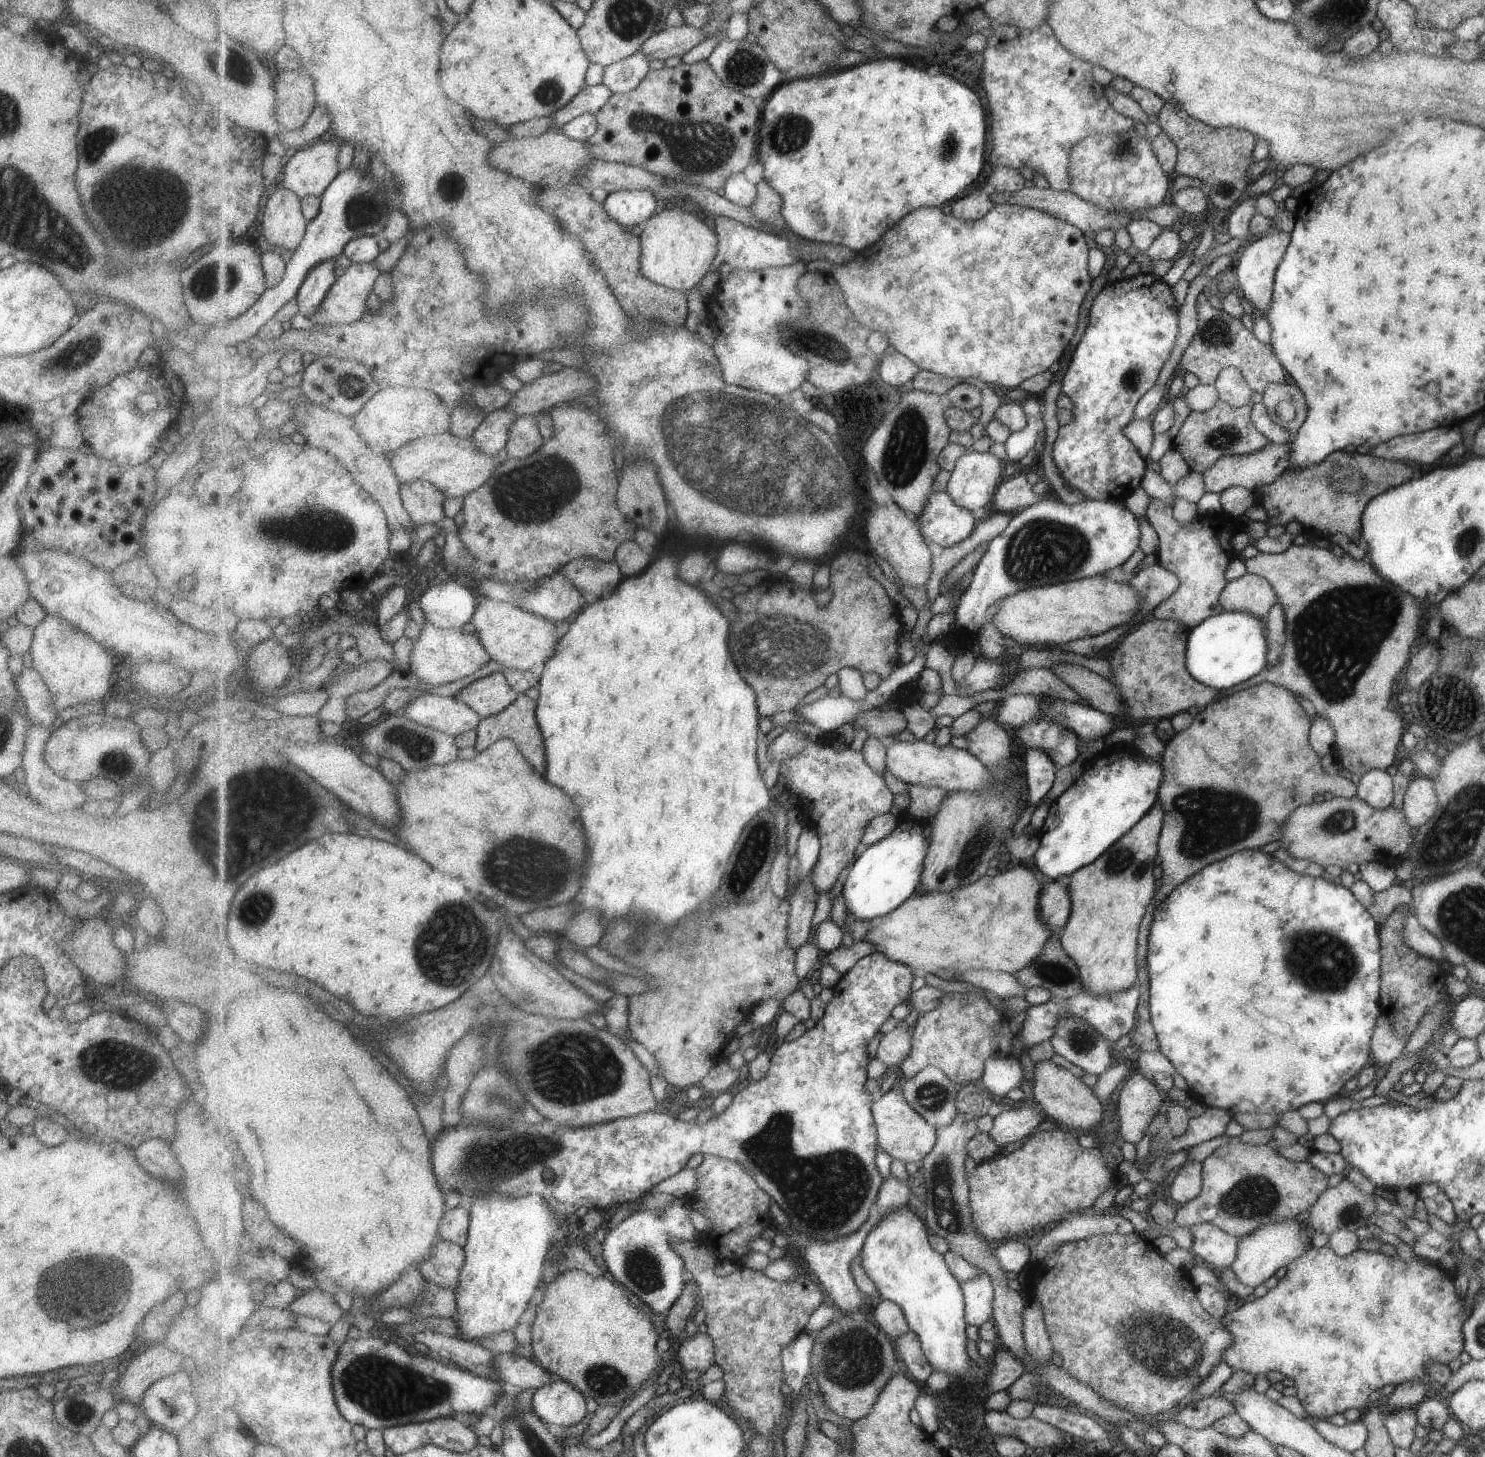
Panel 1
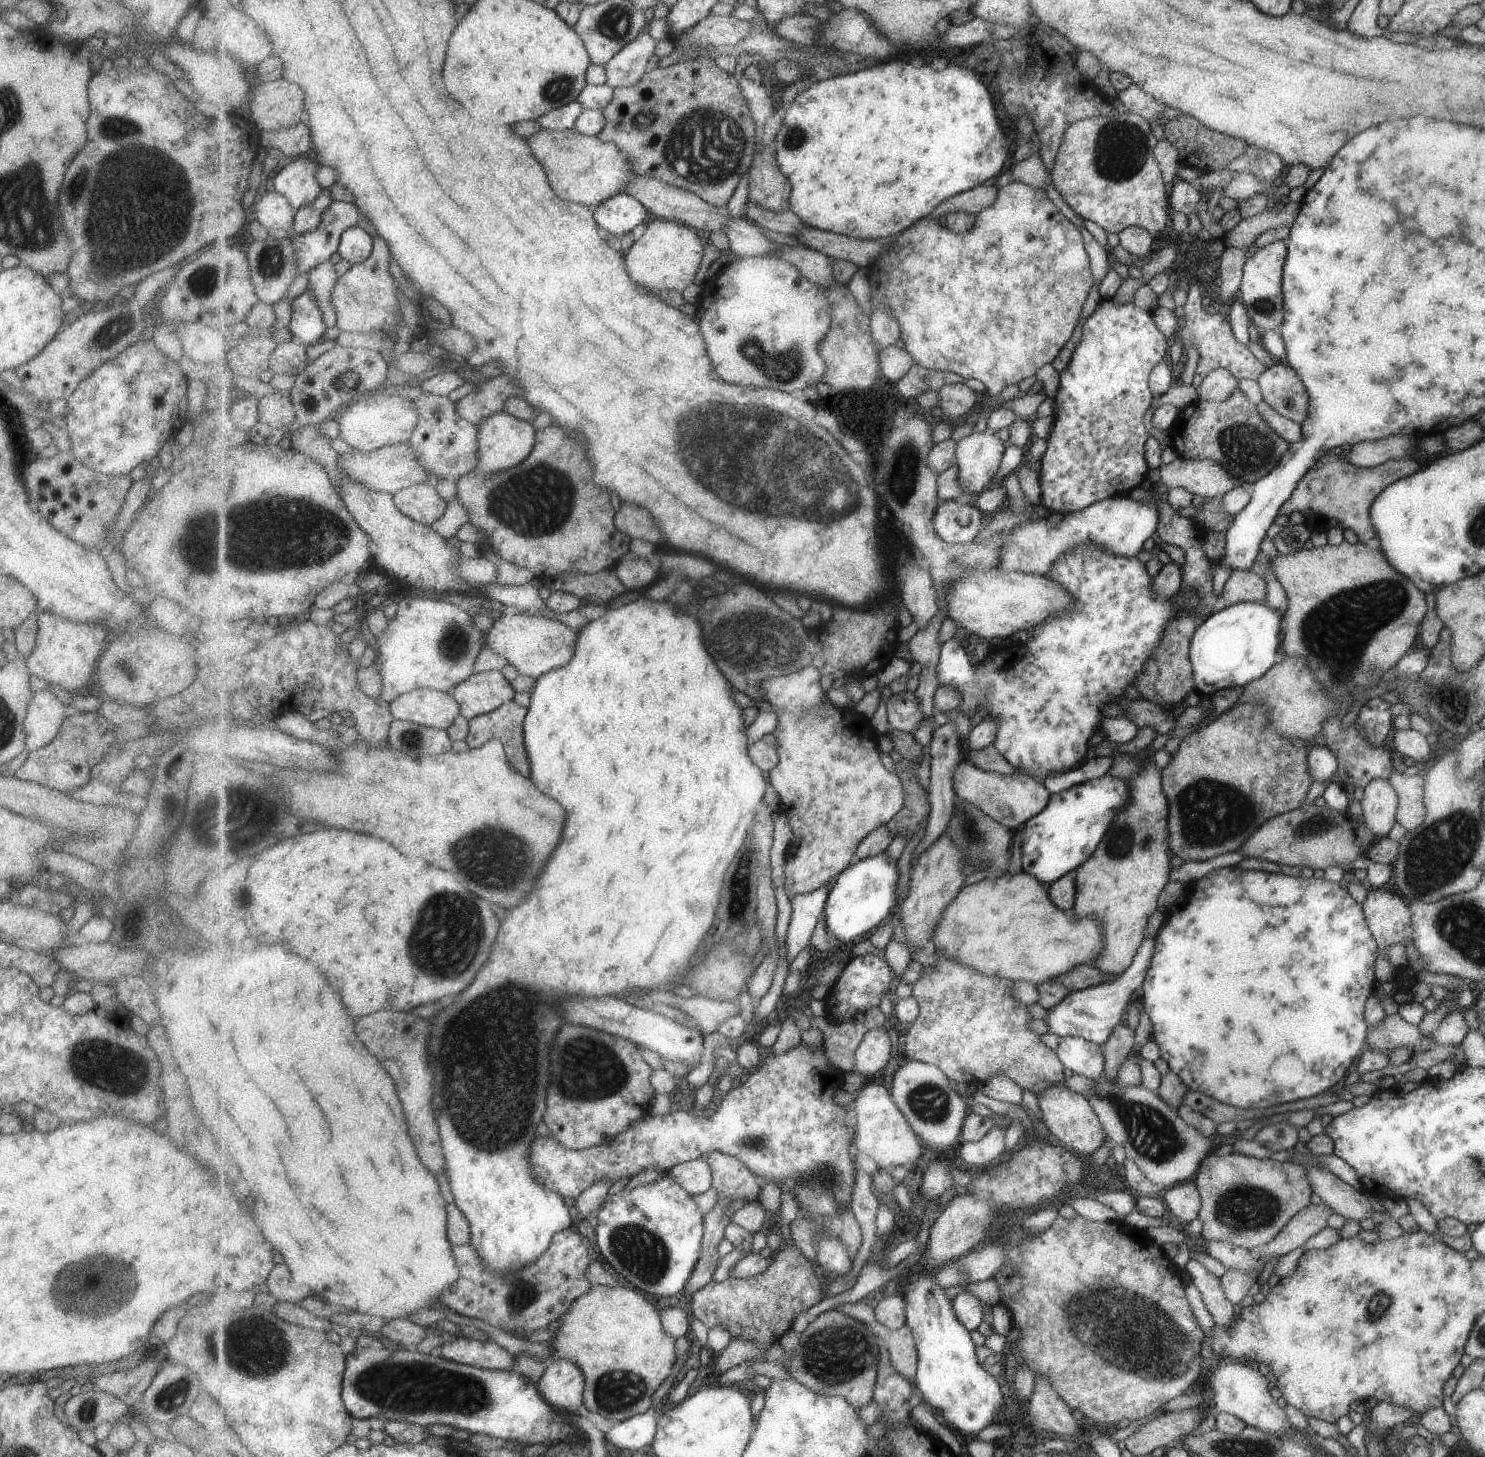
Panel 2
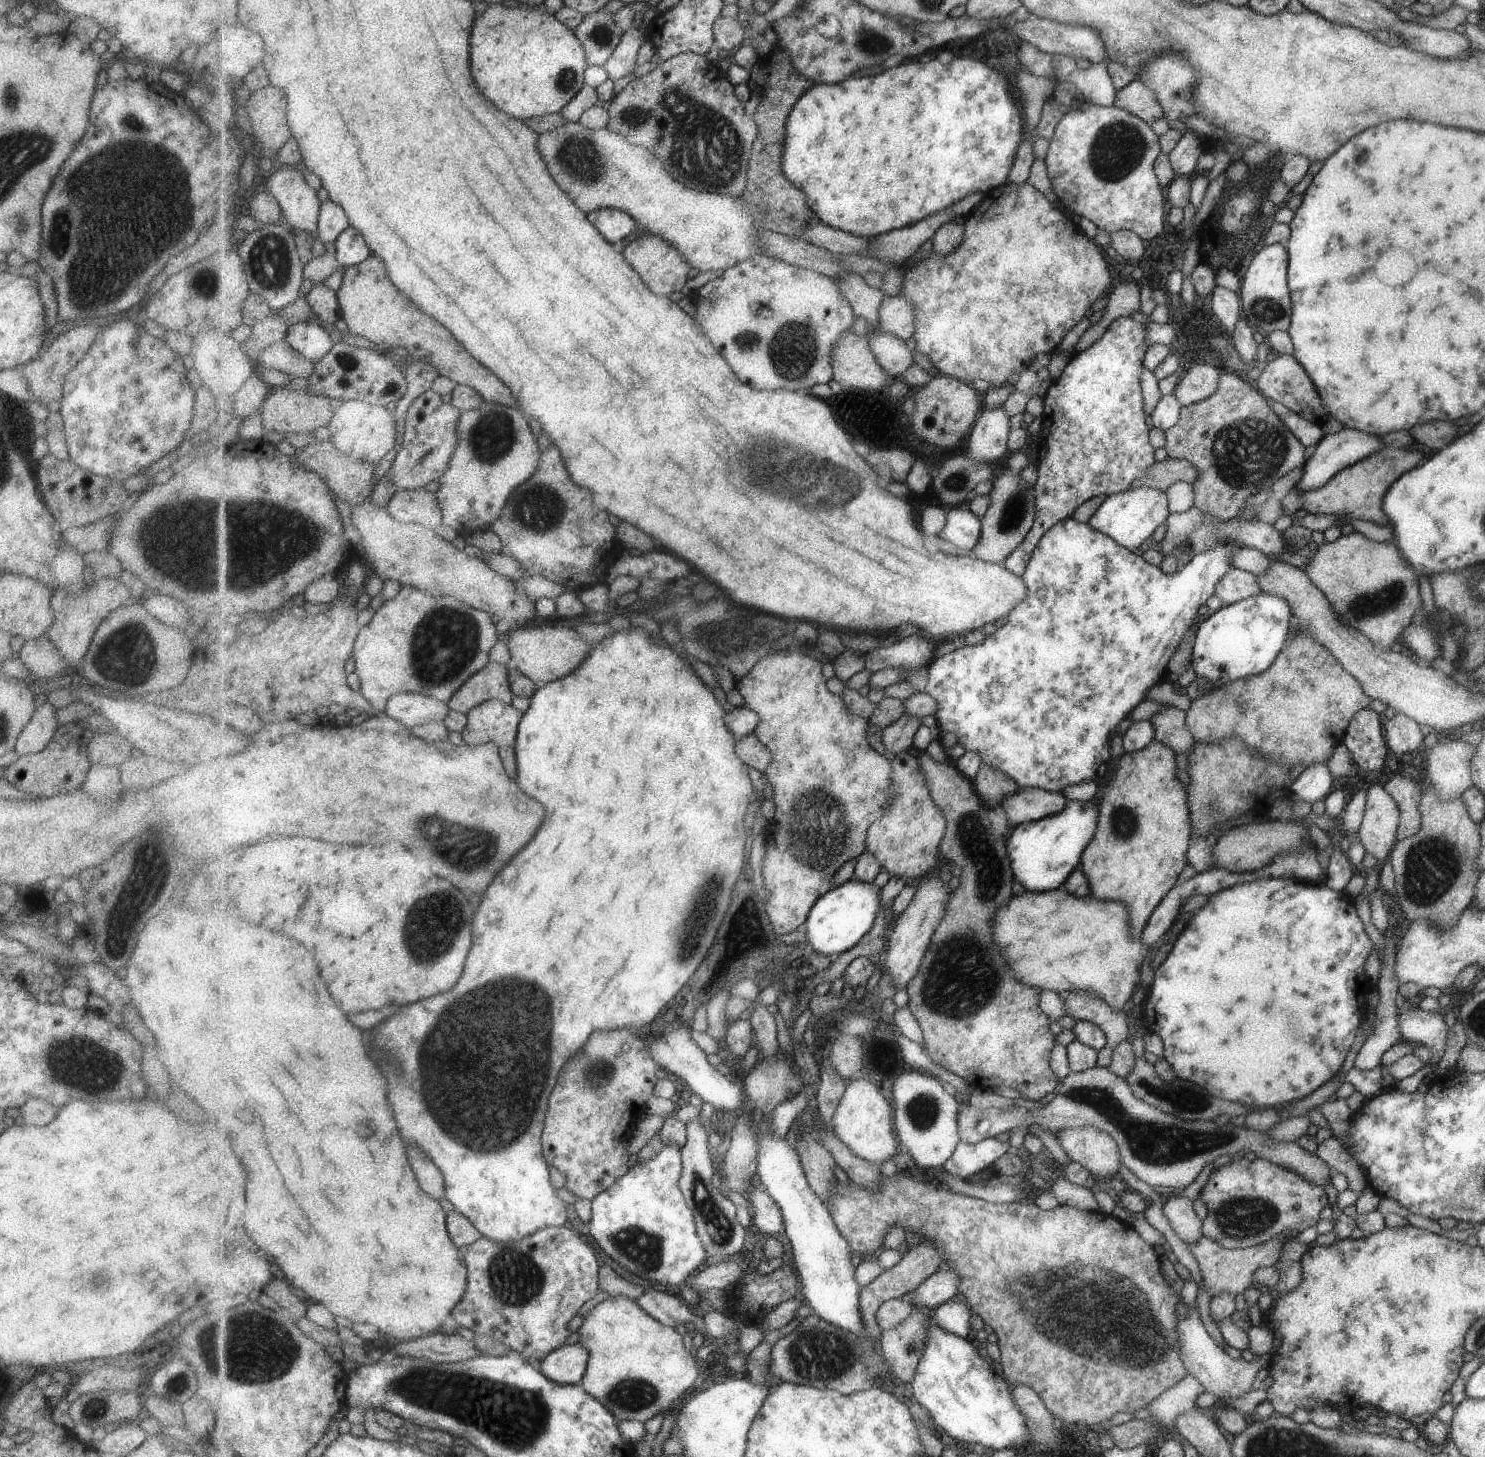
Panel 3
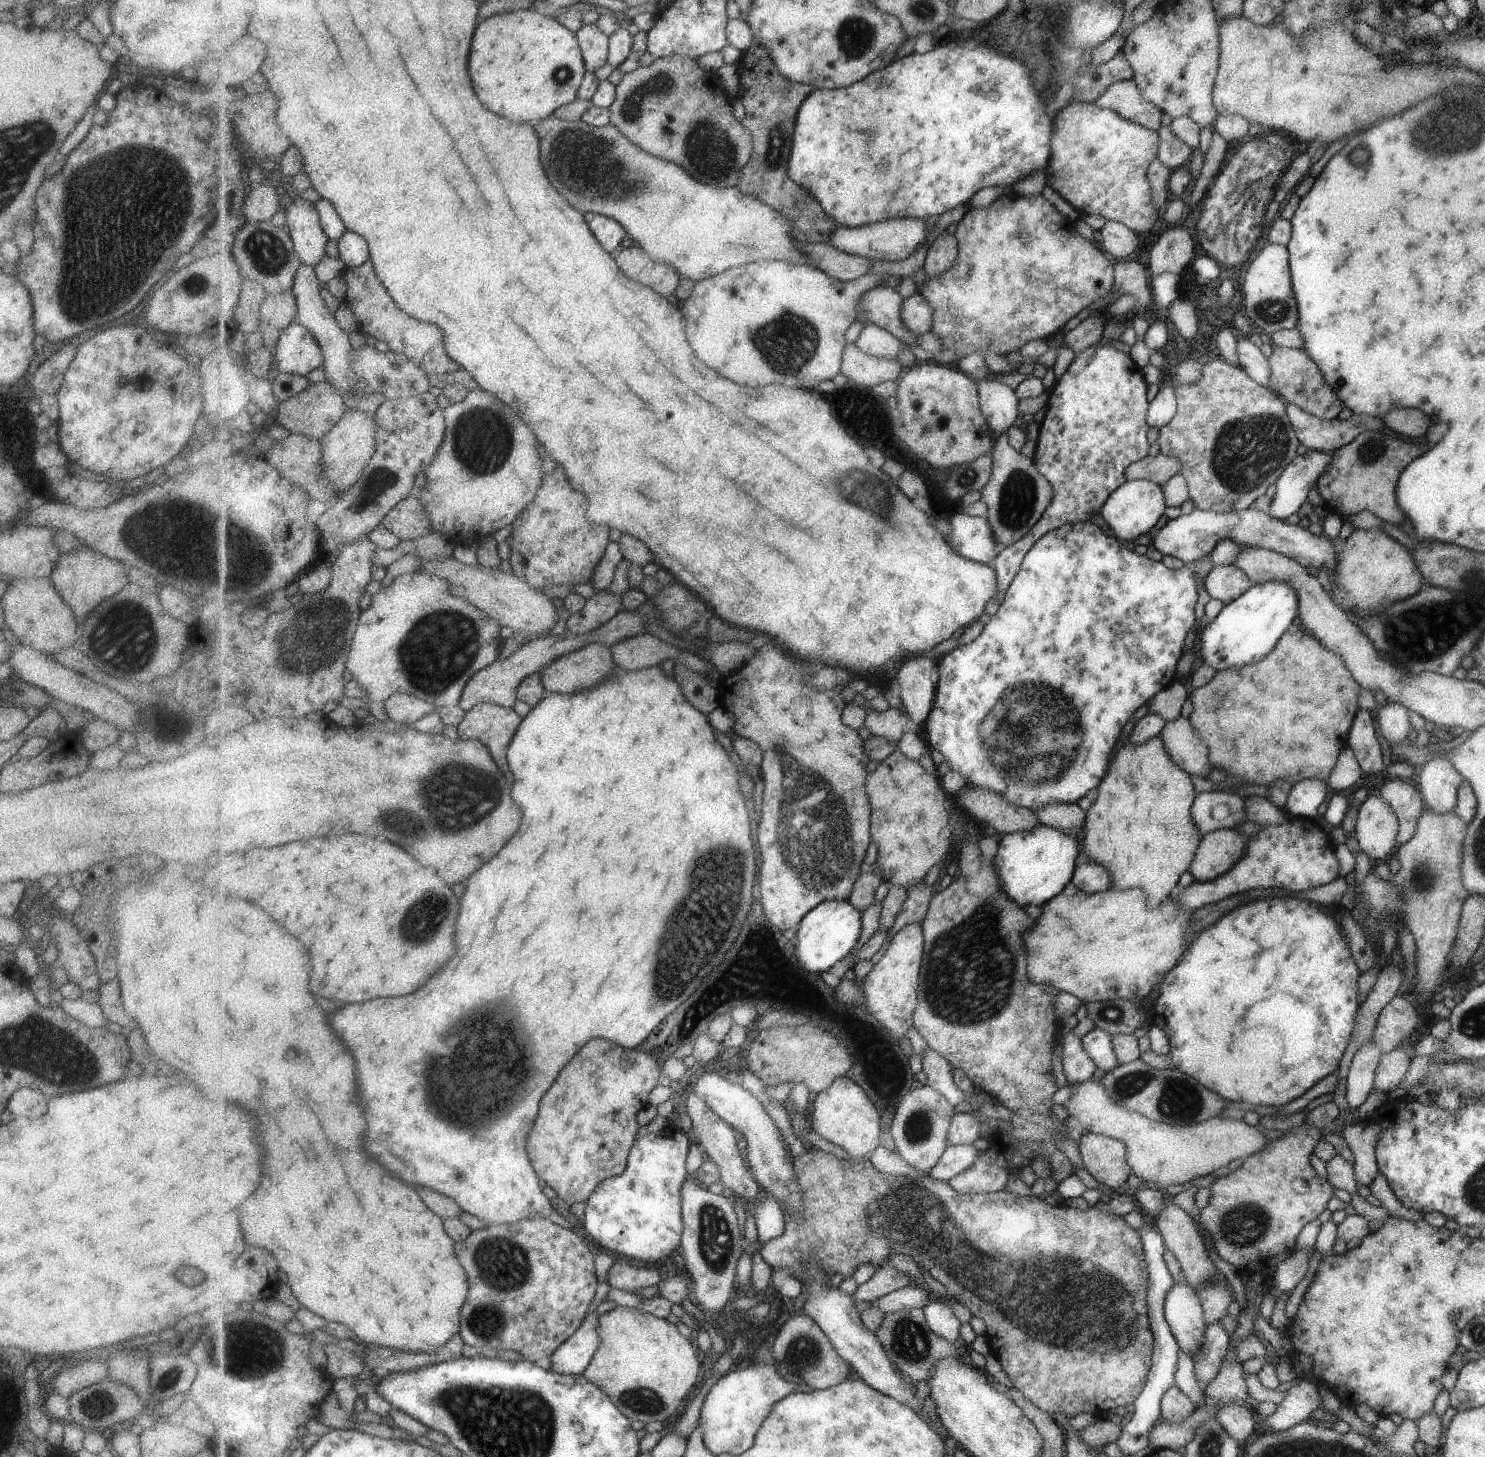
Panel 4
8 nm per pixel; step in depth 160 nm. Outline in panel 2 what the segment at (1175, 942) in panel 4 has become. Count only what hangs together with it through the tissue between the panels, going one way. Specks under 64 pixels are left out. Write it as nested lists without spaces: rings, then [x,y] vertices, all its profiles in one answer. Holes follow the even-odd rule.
[[[1008,871],[992,879],[986,877],[961,889],[957,898],[944,910],[934,930],[929,948],[943,957],[973,967],[992,977],[1001,977],[1037,986],[1041,981],[1072,969],[1075,965],[1092,965],[1103,948],[1102,926],[1093,917],[1077,919],[1052,903],[1048,891],[1029,873],[1010,874]],[[1124,1020],[1117,1023],[1112,1034],[1101,1045],[1101,1048],[1103,1049],[1104,1055],[1104,1071],[1102,1072],[1102,1076],[1108,1081],[1114,1081],[1121,1065],[1129,1058],[1129,1055],[1135,1054],[1135,1049],[1133,1048],[1133,1031],[1127,1027]]]

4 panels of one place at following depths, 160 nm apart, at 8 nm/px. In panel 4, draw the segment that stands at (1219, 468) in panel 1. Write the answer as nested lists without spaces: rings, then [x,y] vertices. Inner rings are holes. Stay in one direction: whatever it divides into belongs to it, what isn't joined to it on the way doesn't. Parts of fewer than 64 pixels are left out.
[[[1160,452],[1155,456],[1144,456],[1143,459],[1131,464],[1125,470],[1127,481],[1143,479],[1163,486],[1167,480],[1180,474],[1181,463],[1173,457],[1162,455]]]

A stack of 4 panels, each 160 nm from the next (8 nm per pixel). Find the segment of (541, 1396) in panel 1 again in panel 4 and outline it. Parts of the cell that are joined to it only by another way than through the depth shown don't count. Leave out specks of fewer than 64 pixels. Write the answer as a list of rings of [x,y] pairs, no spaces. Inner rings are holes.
[[[608,1282],[599,1283],[591,1308],[579,1330],[550,1356],[551,1371],[560,1375],[579,1376],[587,1370],[601,1344],[601,1337],[598,1332],[600,1316],[594,1314],[593,1311],[601,1302],[606,1300],[606,1294],[610,1289],[611,1286]]]

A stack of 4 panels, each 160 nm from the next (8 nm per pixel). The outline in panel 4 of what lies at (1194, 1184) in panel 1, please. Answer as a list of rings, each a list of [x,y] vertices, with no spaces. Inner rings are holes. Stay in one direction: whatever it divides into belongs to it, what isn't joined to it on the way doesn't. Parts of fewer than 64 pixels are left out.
[[[1171,1202],[1166,1206],[1166,1209],[1163,1209],[1158,1214],[1155,1224],[1157,1231],[1161,1235],[1164,1248],[1170,1250],[1180,1264],[1187,1285],[1192,1286],[1196,1290],[1197,1287],[1205,1283],[1212,1283],[1212,1280],[1219,1272],[1217,1272],[1207,1255],[1204,1241],[1201,1239],[1201,1235],[1197,1233],[1195,1225],[1193,1225],[1191,1213]]]

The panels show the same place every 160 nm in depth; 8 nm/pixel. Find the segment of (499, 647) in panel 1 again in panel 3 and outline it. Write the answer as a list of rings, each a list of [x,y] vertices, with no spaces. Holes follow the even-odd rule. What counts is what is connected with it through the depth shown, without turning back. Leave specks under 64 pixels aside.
[[[518,625],[516,629],[509,631],[503,639],[506,640],[510,649],[511,662],[514,667],[520,669],[525,676],[529,676],[536,683],[538,690],[573,674],[583,664],[583,660],[589,658],[589,654],[595,648],[580,636],[579,630],[560,628],[559,625],[546,628],[541,628],[541,626],[527,628]]]

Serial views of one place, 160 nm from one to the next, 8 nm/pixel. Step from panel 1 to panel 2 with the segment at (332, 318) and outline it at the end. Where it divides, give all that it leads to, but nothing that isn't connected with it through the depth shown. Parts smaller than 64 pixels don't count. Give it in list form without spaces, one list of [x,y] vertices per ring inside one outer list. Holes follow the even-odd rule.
[[[379,234],[373,236],[373,240],[375,240],[375,252],[372,252],[371,256],[362,263],[353,264],[345,274],[337,279],[337,284],[333,289],[332,301],[338,314],[337,327],[340,331],[365,334],[375,330],[385,330],[396,334],[395,328],[403,320],[401,304],[399,304],[399,298],[397,298],[397,290],[395,290],[396,281],[389,272],[389,260],[391,260],[389,258],[389,244]]]

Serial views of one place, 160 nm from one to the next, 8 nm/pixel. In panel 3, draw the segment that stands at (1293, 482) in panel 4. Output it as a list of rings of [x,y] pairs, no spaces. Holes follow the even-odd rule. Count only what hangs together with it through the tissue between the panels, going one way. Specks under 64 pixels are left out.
[[[1343,427],[1339,432],[1325,434],[1320,443],[1315,445],[1315,452],[1313,452],[1311,456],[1309,456],[1309,459],[1305,460],[1301,466],[1303,472],[1301,472],[1299,480],[1295,482],[1293,489],[1295,489],[1296,494],[1301,492],[1303,495],[1306,492],[1311,492],[1313,489],[1321,488],[1321,486],[1326,485],[1337,472],[1340,472],[1343,468],[1364,461],[1369,454],[1377,452],[1381,446],[1381,440],[1377,440],[1375,435],[1369,435],[1368,433],[1351,428]]]

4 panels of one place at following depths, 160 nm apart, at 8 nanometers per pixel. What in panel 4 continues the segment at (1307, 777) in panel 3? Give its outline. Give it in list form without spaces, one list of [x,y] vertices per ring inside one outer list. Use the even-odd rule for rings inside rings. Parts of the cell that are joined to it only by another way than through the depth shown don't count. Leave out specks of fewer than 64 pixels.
[[[1303,779],[1293,784],[1283,809],[1294,817],[1313,819],[1317,815],[1317,806],[1326,801],[1329,795],[1329,788],[1323,781]]]

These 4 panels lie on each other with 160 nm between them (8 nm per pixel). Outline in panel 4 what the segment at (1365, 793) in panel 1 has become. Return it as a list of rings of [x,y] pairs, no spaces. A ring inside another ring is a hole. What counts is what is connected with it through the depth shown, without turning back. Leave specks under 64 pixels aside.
[[[1371,794],[1357,809],[1354,835],[1359,848],[1368,858],[1387,861],[1396,845],[1398,820],[1390,804]]]

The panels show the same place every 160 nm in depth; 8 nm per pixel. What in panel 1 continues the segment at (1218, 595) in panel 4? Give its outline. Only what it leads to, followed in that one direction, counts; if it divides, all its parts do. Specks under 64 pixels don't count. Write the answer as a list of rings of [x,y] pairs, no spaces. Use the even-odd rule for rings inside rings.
[[[1251,573],[1225,583],[1219,604],[1225,611],[1241,611],[1263,621],[1267,611],[1277,602],[1268,580]]]

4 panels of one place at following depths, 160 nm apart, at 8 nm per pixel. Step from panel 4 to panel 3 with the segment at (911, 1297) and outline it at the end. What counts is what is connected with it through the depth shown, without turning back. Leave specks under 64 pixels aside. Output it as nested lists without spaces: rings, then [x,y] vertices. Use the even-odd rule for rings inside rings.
[[[941,1268],[915,1290],[915,1298],[909,1304],[914,1309],[931,1312],[949,1300],[960,1298],[959,1284],[961,1284],[961,1278],[953,1268]]]

